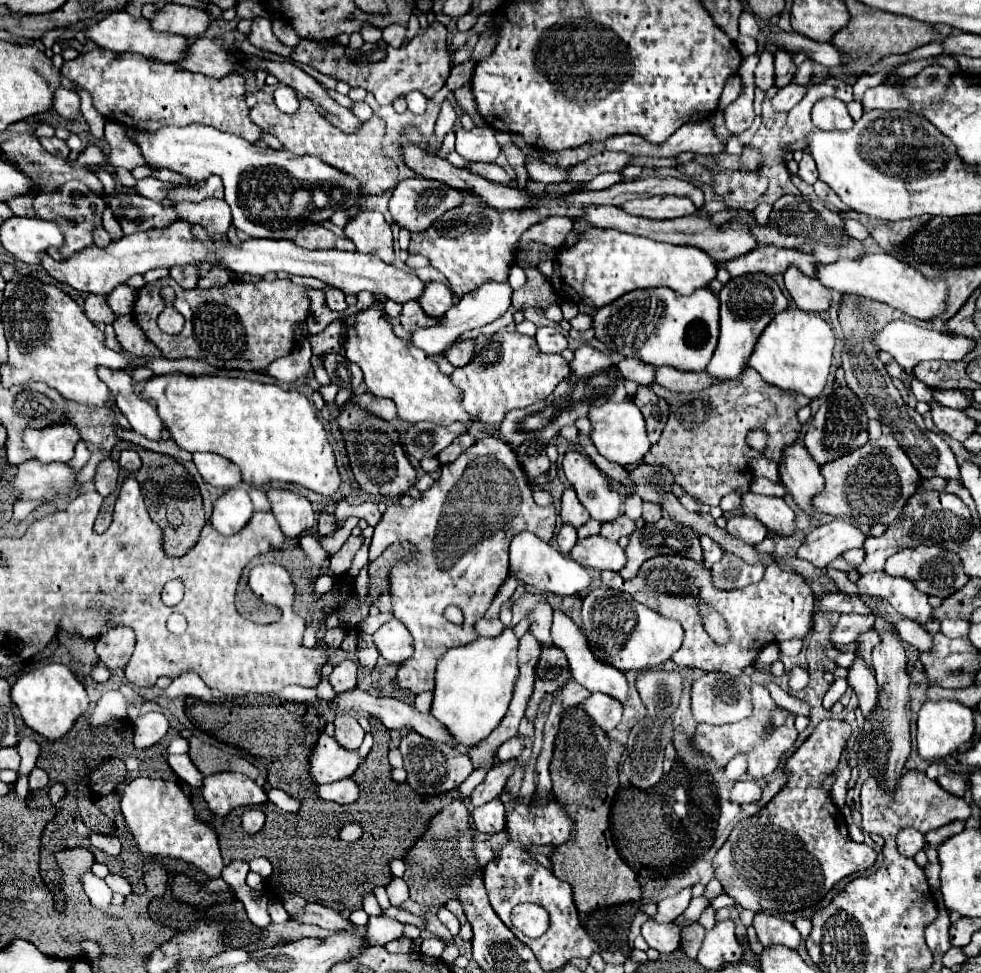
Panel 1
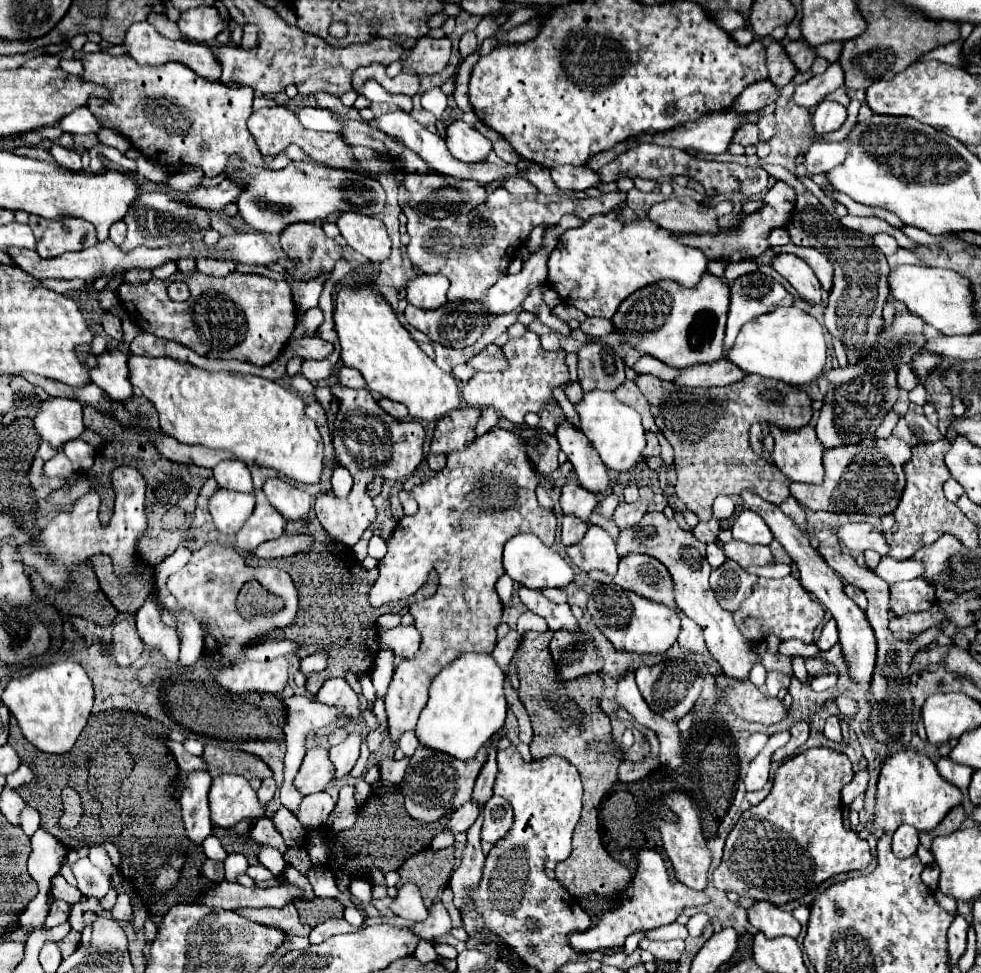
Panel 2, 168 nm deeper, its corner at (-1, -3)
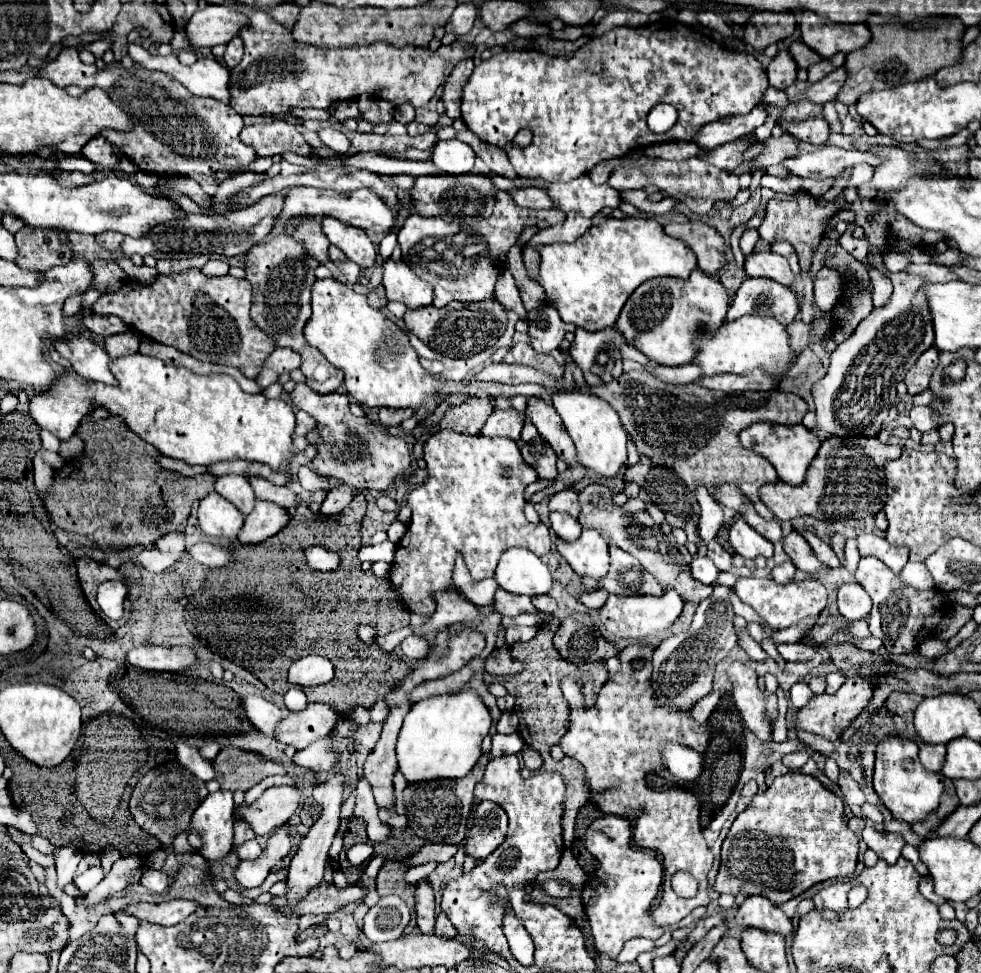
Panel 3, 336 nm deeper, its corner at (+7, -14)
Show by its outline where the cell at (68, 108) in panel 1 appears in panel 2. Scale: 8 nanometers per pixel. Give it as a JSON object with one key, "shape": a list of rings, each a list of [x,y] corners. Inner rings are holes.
{"shape":[[[80,107],[78,111],[70,113],[68,117],[64,117],[64,121],[58,123],[58,127],[62,131],[68,133],[78,133],[78,135],[88,135],[88,133],[98,133],[102,129],[102,125],[96,121],[96,117],[88,111],[88,107]]]}

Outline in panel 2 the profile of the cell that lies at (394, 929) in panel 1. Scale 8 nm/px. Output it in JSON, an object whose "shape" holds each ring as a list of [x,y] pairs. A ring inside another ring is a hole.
{"shape":[[[440,901],[430,907],[430,915],[428,915],[426,921],[416,923],[412,927],[412,931],[420,933],[420,937],[424,937],[424,939],[434,939],[438,935],[448,935],[450,929],[452,929],[452,923],[450,923],[448,911]]]}

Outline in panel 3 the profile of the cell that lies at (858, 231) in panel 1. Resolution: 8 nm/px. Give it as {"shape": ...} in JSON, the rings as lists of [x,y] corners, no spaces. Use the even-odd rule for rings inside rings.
{"shape":[[[886,252],[882,258],[884,258],[884,264],[886,264],[886,268],[888,268],[890,272],[900,272],[900,270],[904,270],[904,268],[910,264],[910,260],[904,258],[904,256],[898,254],[898,252]]]}

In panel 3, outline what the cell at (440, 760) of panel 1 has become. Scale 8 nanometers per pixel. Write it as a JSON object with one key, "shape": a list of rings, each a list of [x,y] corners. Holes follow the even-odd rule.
{"shape":[[[486,736],[482,742],[482,758],[464,778],[424,780],[416,784],[408,784],[404,788],[406,818],[408,818],[408,826],[416,832],[416,836],[430,840],[430,842],[448,842],[448,844],[460,844],[464,840],[466,820],[474,804],[474,786],[484,776],[484,768],[490,760],[490,744],[492,744],[492,736]]]}

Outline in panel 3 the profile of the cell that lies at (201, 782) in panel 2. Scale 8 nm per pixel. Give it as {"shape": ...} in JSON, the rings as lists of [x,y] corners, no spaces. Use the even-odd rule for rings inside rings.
{"shape":[[[148,868],[140,878],[140,884],[146,886],[152,894],[164,894],[168,890],[170,882],[172,882],[172,876],[168,872],[160,872],[154,868]]]}

